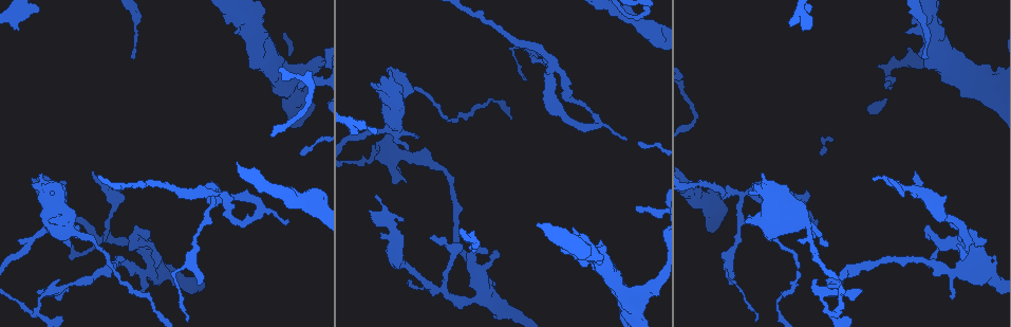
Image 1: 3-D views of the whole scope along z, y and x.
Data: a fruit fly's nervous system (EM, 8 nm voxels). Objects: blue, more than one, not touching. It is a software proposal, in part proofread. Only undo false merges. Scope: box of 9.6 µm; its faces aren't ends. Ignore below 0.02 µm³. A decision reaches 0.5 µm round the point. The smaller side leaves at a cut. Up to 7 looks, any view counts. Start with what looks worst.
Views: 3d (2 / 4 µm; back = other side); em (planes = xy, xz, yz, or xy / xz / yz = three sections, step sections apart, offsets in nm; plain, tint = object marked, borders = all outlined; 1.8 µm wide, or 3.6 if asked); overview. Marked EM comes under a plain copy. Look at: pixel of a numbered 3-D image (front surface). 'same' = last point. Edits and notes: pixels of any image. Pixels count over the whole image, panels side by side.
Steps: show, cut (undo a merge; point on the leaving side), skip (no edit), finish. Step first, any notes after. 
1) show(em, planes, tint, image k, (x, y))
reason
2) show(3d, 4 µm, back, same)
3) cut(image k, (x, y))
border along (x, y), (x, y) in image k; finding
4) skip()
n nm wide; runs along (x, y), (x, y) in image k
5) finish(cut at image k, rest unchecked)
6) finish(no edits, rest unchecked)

show(em, yz, step 4, tint, image 1, (554, 62))

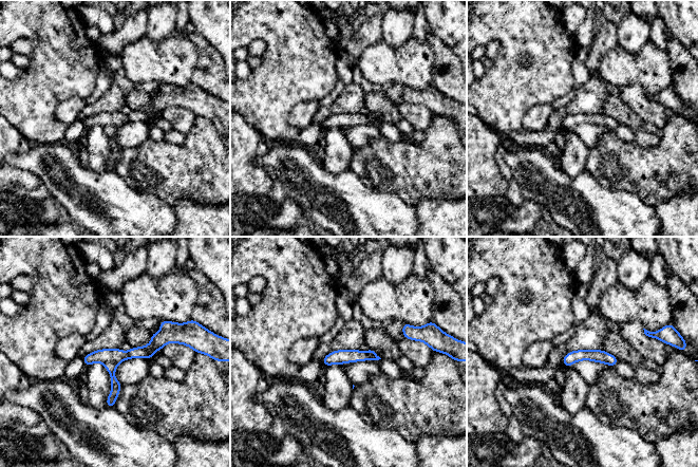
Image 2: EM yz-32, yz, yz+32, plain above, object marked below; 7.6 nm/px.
show(em, xy, step 4, borders, same)
cut it another way

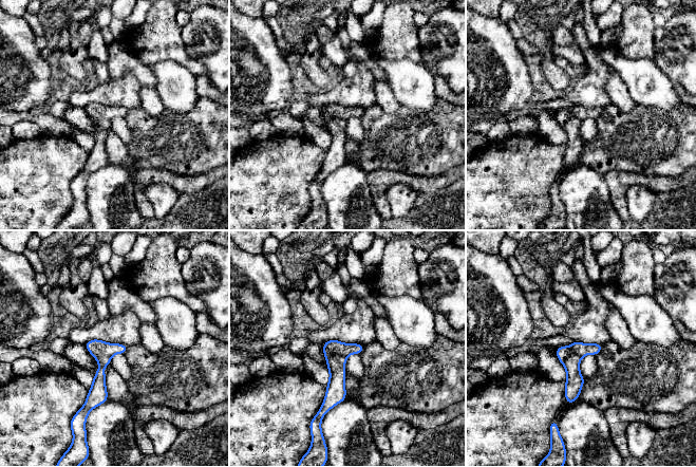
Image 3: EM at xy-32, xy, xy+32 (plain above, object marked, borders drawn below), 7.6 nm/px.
skip()
runs along (361, 347), (337, 360), (325, 408) in image 3; all the same neuron

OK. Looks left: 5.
show(3d, 2 µm, image 1, (973, 236))
three-way junction

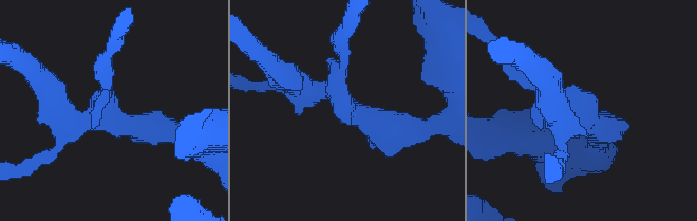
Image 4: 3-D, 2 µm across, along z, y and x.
show(em, planes, tint, image 4, (111, 115))
now the EM

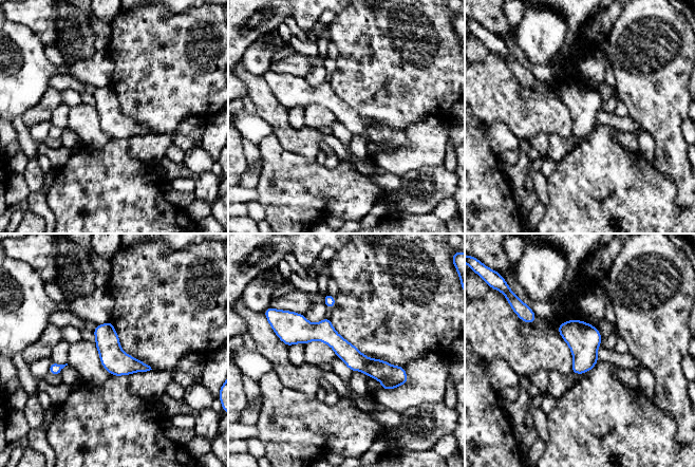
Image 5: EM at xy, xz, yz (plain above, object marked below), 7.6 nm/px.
skip()
160 nm wide; runs along (285, 336), (326, 333), (404, 378) in image 5; continuous, no second neuron

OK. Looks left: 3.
show(em, xy, step 4, tint, image 1, (592, 112))
abrupt turn

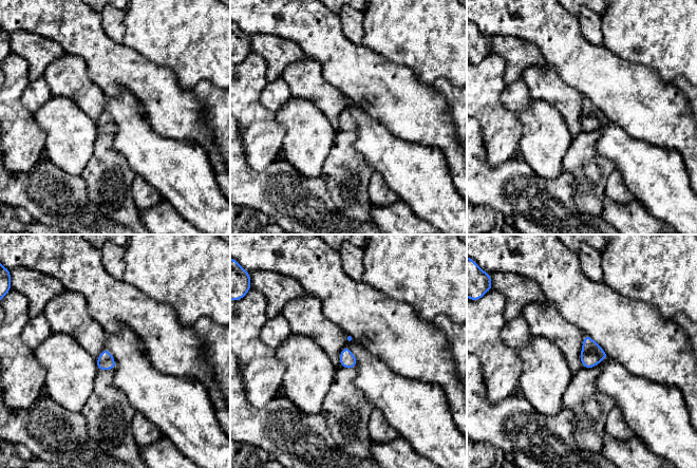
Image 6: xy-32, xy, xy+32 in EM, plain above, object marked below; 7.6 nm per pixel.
skip()
110 nm wide; continuous, no second neuron

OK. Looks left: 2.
finish(no edits, rest unchecked)

